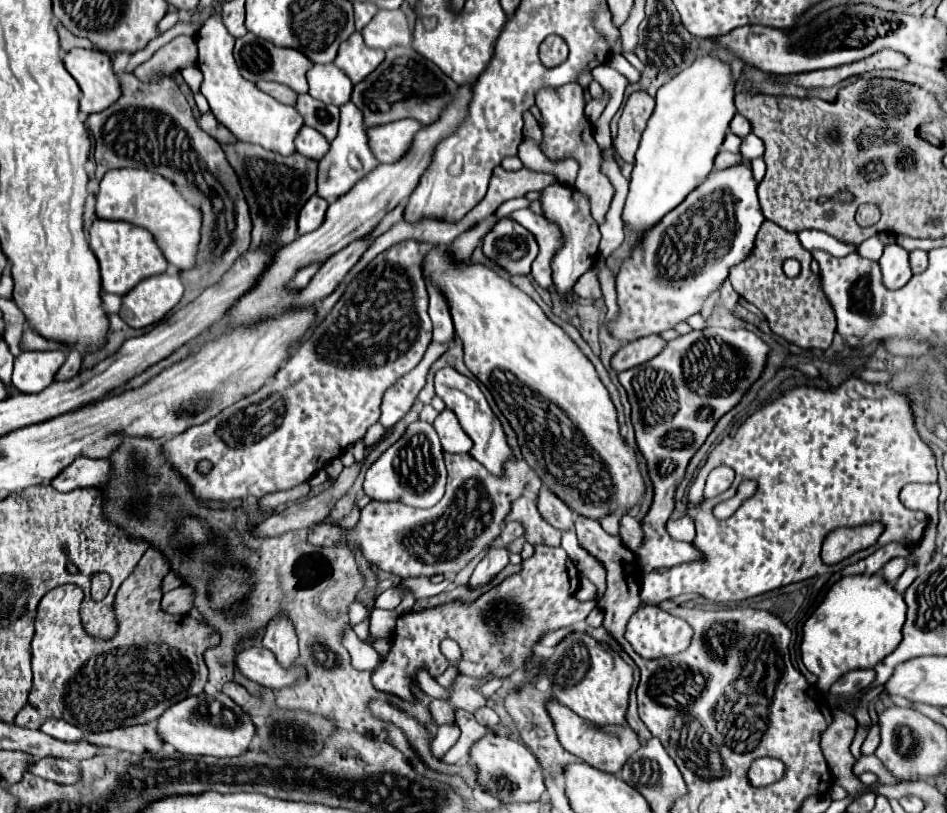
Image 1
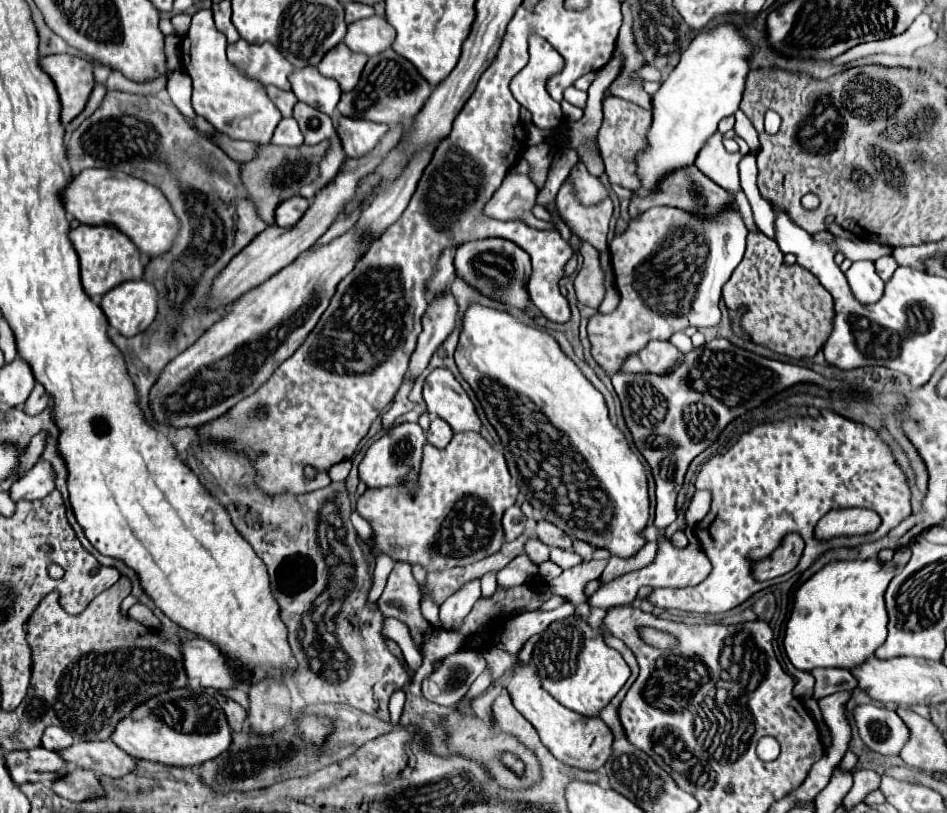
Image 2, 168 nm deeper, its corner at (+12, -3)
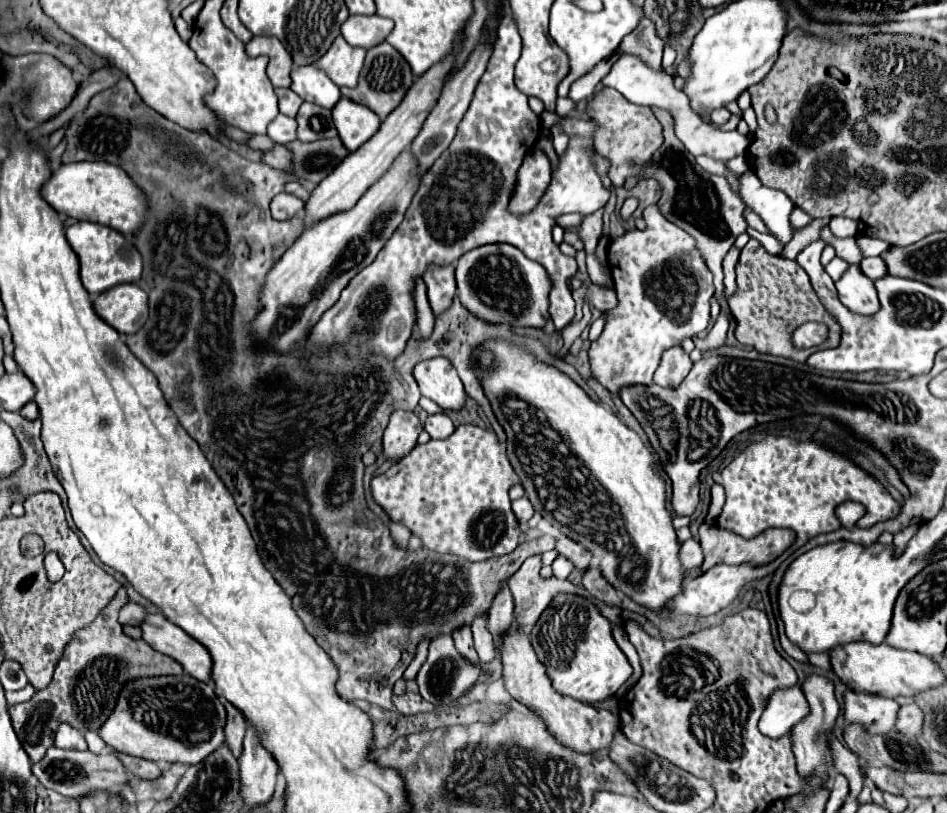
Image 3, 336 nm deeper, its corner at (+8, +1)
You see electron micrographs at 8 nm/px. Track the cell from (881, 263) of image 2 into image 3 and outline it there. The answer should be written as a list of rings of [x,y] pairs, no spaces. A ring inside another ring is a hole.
[[[863,258],[859,268],[871,280],[879,280],[879,278],[883,278],[887,274],[887,266],[885,266],[883,258]]]

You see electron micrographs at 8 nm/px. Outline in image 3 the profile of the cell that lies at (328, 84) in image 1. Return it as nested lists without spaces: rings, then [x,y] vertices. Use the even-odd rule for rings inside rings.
[[[315,64],[307,68],[293,68],[289,88],[305,102],[313,102],[323,108],[333,108],[341,98],[339,86]]]

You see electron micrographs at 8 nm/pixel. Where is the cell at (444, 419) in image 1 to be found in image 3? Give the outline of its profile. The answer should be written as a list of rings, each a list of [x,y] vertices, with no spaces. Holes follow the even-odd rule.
[[[433,414],[425,420],[425,432],[431,436],[431,438],[449,438],[455,430],[451,418],[447,414]]]

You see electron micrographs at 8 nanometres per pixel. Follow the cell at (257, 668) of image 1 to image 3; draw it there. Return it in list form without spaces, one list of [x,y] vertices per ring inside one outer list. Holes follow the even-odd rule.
[[[149,610],[139,628],[143,632],[143,640],[147,640],[151,648],[177,660],[189,676],[201,682],[209,682],[211,656],[207,650],[179,626],[171,624],[159,610]]]

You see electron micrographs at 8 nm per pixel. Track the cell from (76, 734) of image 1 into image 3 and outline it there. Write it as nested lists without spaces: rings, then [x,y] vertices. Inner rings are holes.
[[[69,724],[59,726],[59,730],[55,734],[55,746],[63,748],[63,750],[87,750],[87,742],[85,742],[83,734]]]

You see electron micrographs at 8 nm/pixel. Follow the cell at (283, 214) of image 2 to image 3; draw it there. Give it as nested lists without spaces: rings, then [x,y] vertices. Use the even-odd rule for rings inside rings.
[[[281,192],[271,200],[271,214],[275,220],[289,220],[295,218],[299,212],[303,212],[305,202],[293,194]]]

